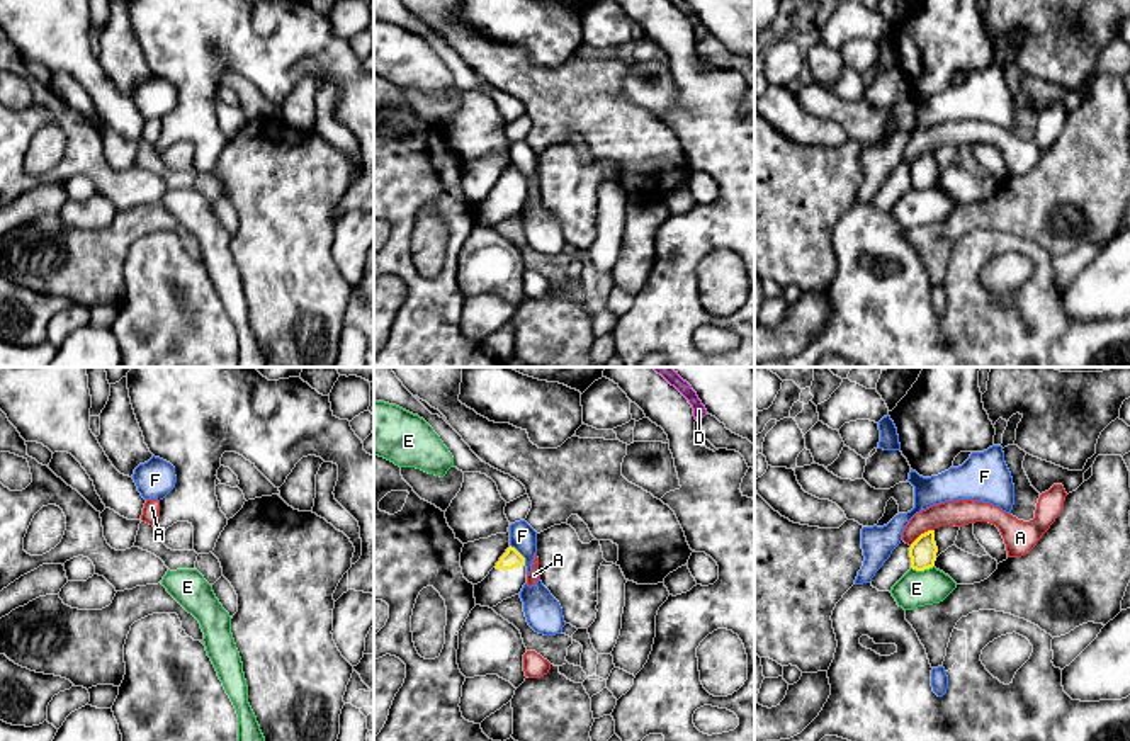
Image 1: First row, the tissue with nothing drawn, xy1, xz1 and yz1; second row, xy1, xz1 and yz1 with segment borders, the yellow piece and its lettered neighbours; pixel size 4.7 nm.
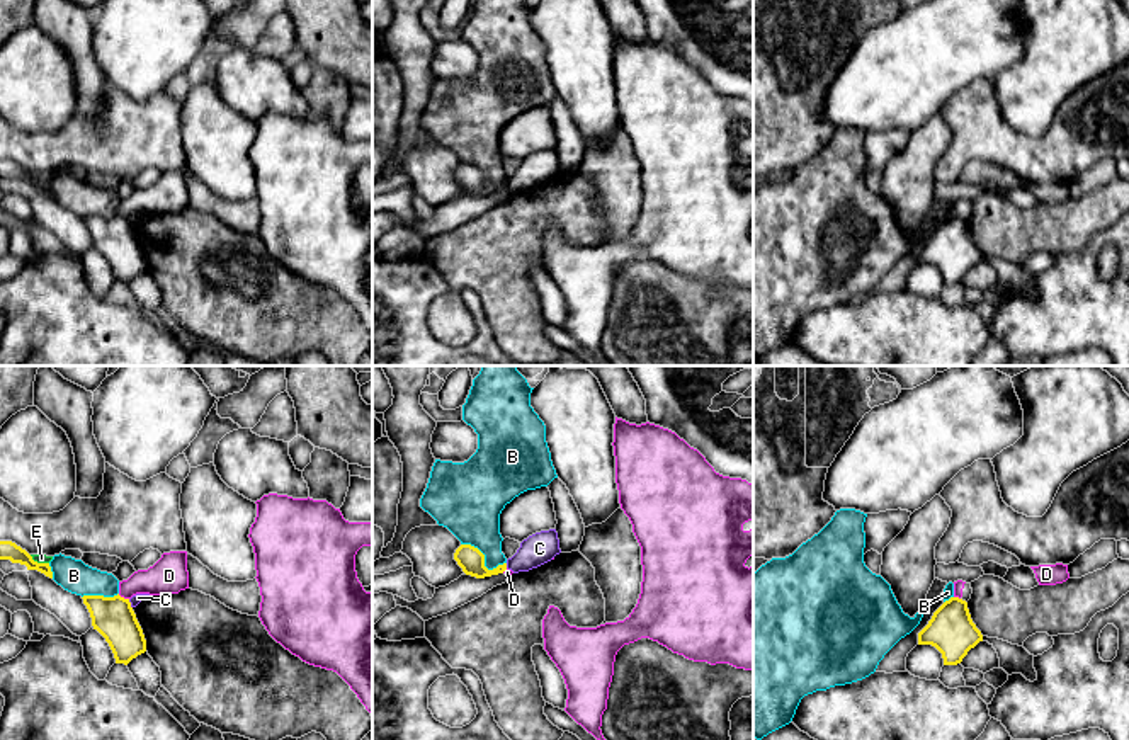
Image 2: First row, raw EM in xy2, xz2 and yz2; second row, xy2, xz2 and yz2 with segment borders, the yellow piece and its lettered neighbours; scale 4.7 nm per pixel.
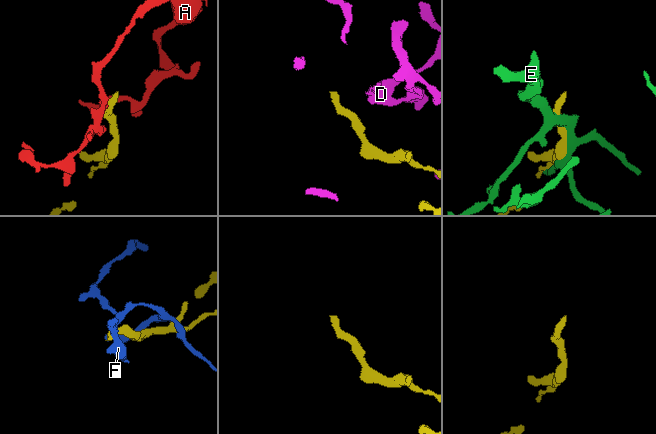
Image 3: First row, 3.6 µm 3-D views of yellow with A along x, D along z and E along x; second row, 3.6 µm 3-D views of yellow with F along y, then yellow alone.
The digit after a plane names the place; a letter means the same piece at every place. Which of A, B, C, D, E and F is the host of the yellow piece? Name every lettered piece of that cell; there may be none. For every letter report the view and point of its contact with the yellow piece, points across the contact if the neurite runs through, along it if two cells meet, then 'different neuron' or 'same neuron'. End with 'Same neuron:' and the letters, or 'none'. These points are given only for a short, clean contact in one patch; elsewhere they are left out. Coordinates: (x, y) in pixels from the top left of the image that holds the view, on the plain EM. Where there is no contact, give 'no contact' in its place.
A: meets yellow in yz1 at (921, 153); border along yz1 (933, 148), (920, 153), (909, 164); different neuron
B: meets yellow in xz2 at (483, 179); different neuron
C: meets yellow in xz2 at (505, 184); border along xz2 (505, 182), (507, 186); different neuron
D: meets yellow in xy2 at (123, 216); border along xy2 (118, 213), (128, 218); different neuron
E: meets yellow in yz1 at (921, 189); different neuron
F: meets yellow in xz1 at (520, 174); different neuron
Same neuron: none

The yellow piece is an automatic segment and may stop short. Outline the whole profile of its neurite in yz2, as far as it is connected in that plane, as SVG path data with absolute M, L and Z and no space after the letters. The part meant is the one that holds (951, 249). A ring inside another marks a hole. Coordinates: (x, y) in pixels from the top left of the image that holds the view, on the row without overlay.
M959 216L945 219L918 252L918 264L935 265L942 272L944 284L961 282L979 260L983 253L971 238L967 221Z

